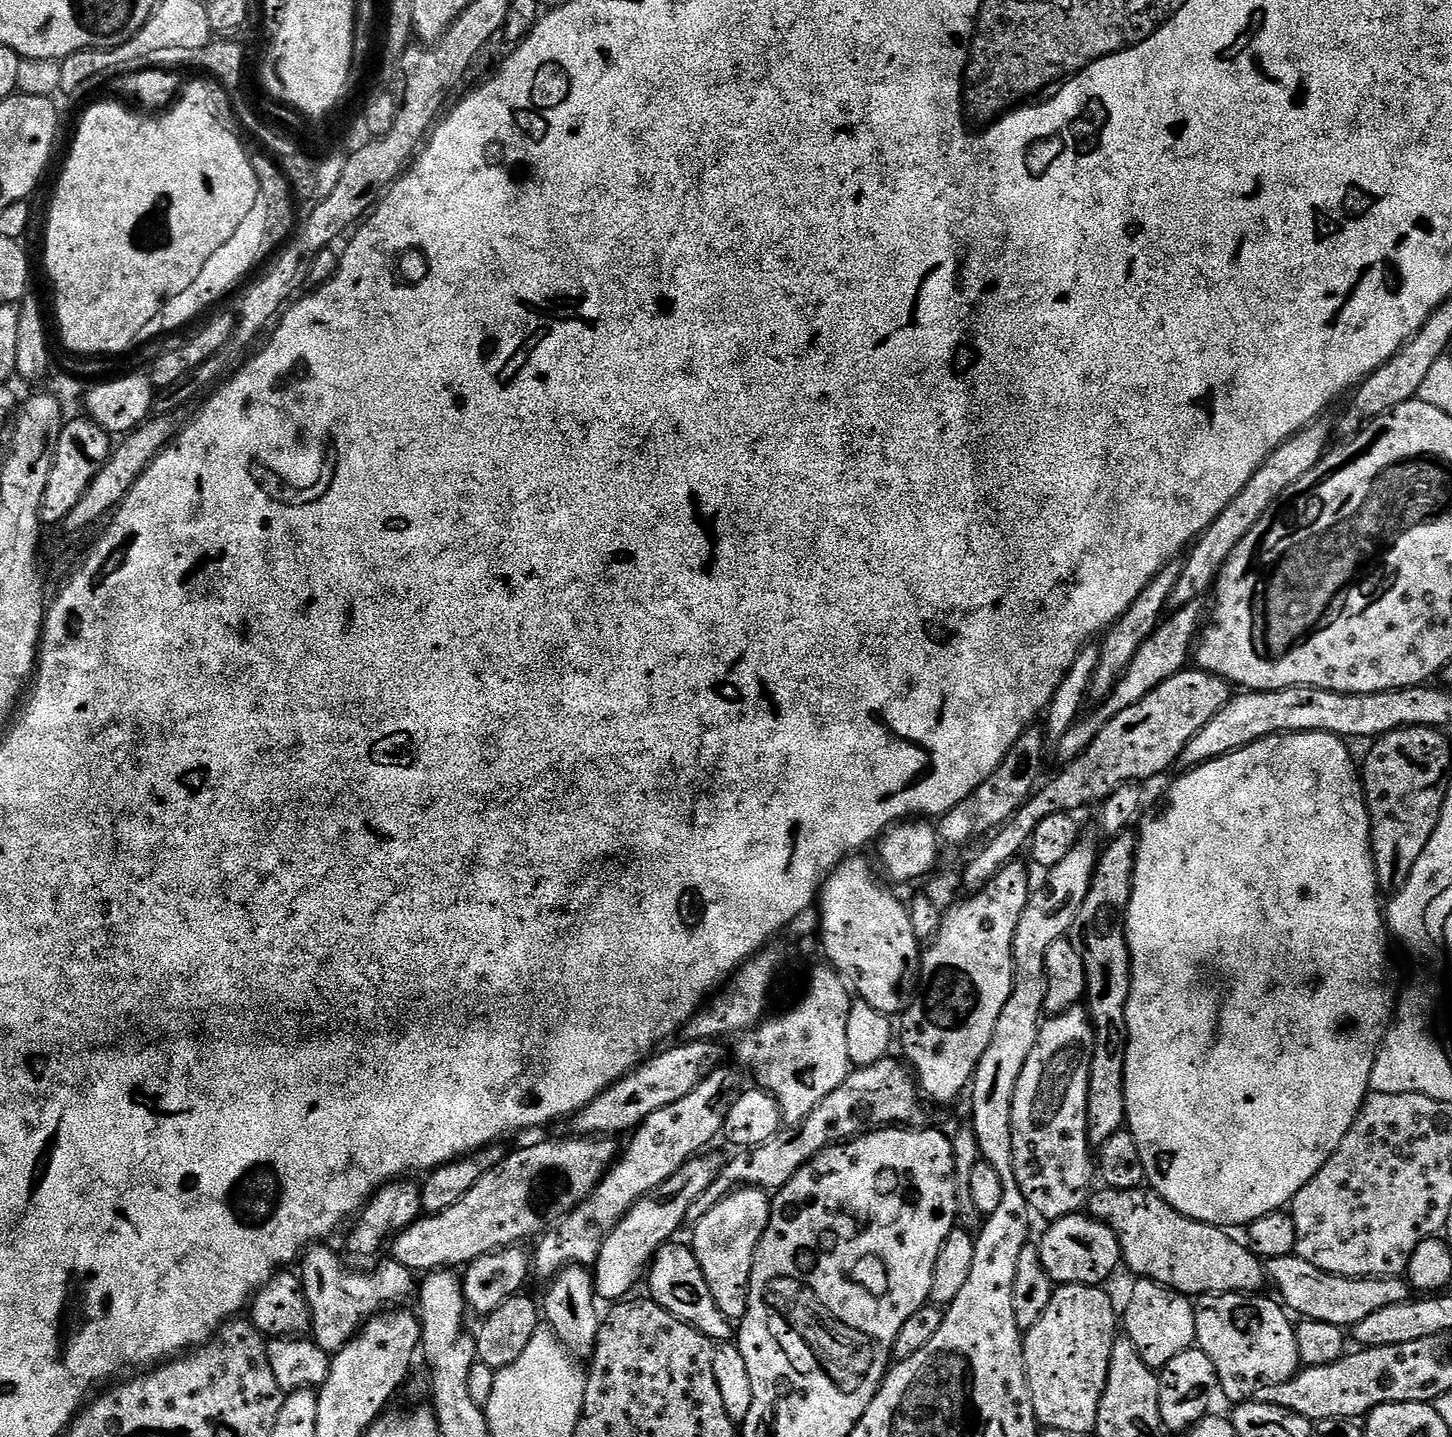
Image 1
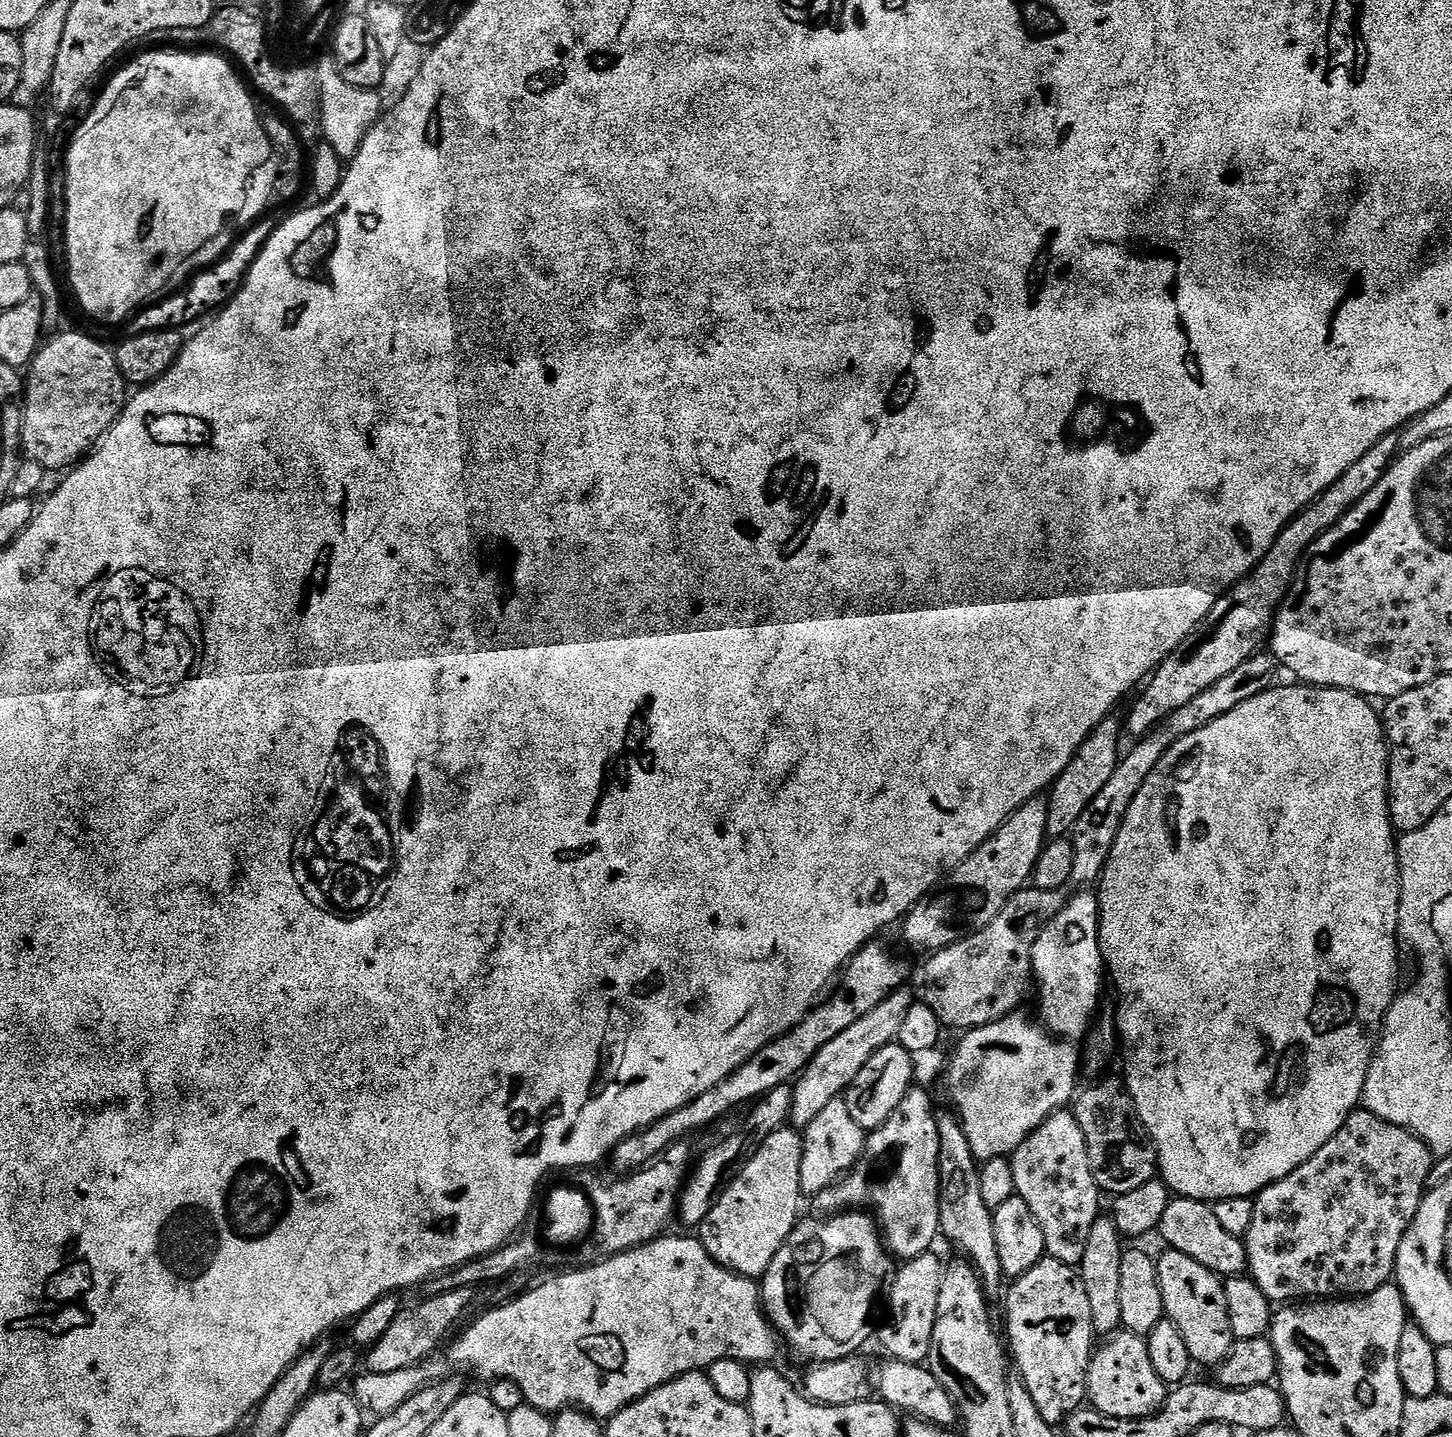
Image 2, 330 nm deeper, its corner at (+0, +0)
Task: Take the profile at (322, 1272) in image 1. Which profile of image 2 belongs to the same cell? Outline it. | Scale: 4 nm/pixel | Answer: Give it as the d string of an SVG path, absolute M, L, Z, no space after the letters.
M472 1288L455 1289L440 1296L428 1296L413 1308L405 1307L376 1344L367 1349L367 1371L374 1374L394 1374L394 1370L413 1368L415 1364L429 1359L437 1351L435 1348L440 1343L443 1345L453 1335L452 1327L467 1314L468 1307L472 1304L472 1294Z

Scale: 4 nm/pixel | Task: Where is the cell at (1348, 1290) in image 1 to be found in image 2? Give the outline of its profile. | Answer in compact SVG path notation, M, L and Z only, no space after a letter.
M1169 1199L1166 1214L1162 1214L1162 1222L1158 1236L1168 1243L1173 1252L1186 1254L1186 1258L1194 1258L1198 1266L1206 1266L1216 1276L1231 1278L1243 1276L1248 1272L1248 1251L1241 1237L1229 1234L1214 1218L1212 1204L1203 1200Z

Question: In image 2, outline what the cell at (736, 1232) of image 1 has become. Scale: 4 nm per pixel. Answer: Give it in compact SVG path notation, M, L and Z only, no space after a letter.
M785 1126L779 1132L764 1136L756 1153L741 1168L736 1179L724 1189L716 1205L706 1214L698 1229L698 1239L704 1248L723 1268L729 1268L740 1276L763 1277L764 1271L774 1262L774 1254L796 1229L800 1212L800 1175L802 1174L802 1150L804 1141L799 1131Z

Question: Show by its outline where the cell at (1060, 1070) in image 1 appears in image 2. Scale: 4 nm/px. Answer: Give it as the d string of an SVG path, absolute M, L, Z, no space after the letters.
M1072 1110L1055 1112L1010 1157L1014 1170L1016 1195L1030 1206L1038 1226L1042 1226L1042 1238L1046 1238L1046 1253L1051 1259L1078 1266L1082 1254L1086 1254L1086 1242L1090 1230L1102 1214L1102 1193L1094 1182L1090 1170L1090 1154L1086 1150L1086 1138L1082 1126L1078 1126Z

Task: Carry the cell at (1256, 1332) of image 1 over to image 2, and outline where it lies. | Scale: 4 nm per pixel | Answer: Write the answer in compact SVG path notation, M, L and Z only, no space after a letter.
M1171 1250L1165 1253L1164 1257L1156 1260L1165 1317L1172 1320L1178 1330L1182 1330L1186 1350L1190 1350L1197 1365L1219 1366L1227 1359L1234 1345L1221 1277L1206 1270L1206 1266L1198 1266L1198 1262L1194 1262L1194 1258L1186 1258L1186 1254Z

